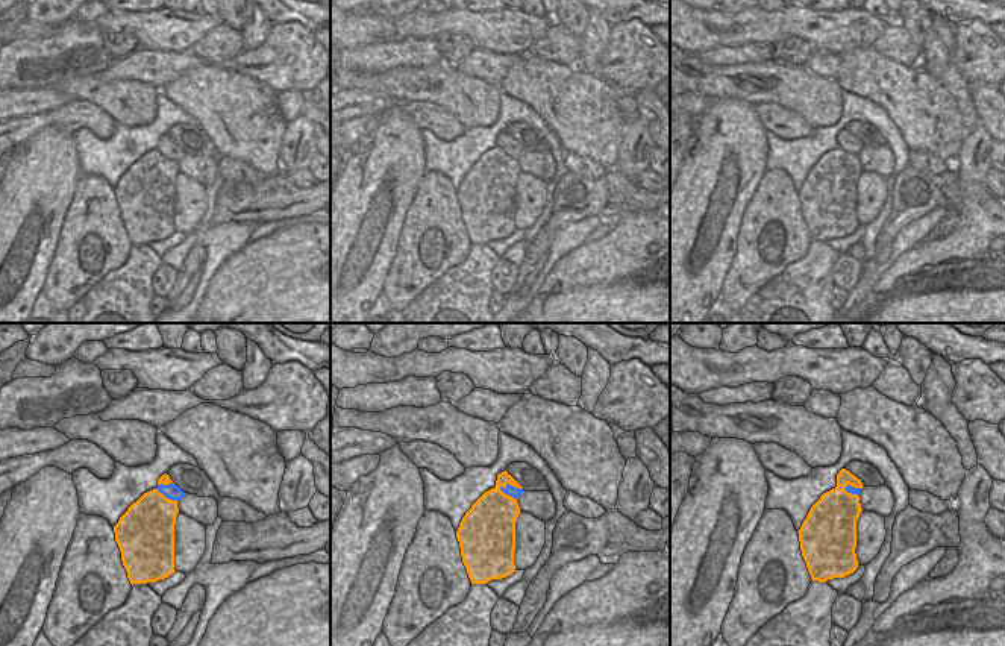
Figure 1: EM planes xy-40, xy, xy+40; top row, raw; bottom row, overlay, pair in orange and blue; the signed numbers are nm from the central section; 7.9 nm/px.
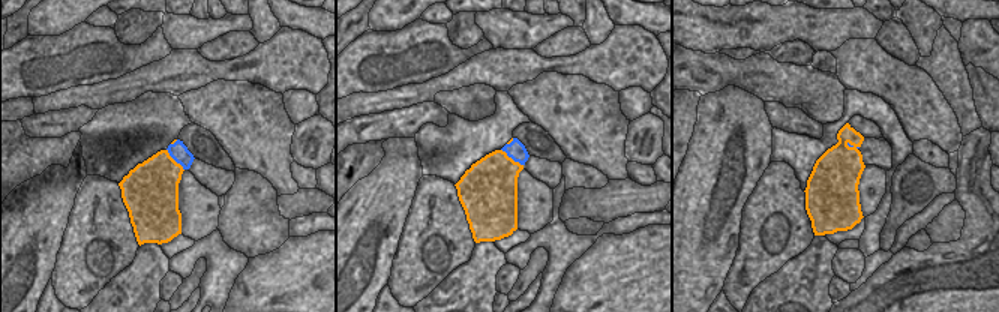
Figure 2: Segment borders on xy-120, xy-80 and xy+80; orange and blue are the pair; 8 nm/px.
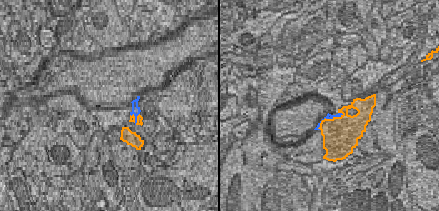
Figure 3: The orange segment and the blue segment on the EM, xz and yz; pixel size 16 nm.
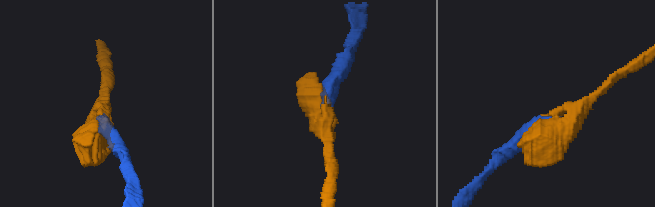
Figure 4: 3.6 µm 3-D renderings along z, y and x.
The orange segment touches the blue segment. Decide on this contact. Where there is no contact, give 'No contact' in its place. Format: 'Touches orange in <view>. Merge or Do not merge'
Touches orange in xy. Merge

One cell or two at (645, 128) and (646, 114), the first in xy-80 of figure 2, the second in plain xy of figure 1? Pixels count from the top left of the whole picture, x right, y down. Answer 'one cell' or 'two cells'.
two cells

